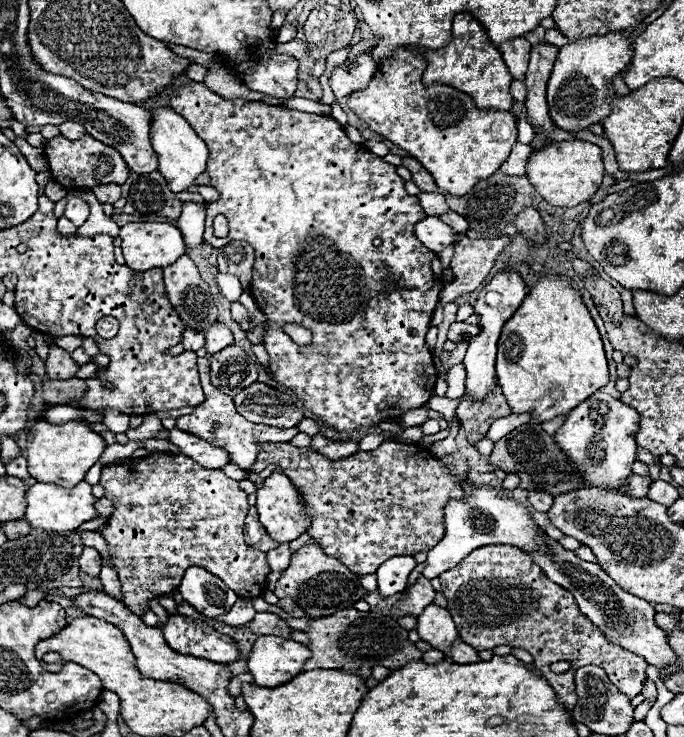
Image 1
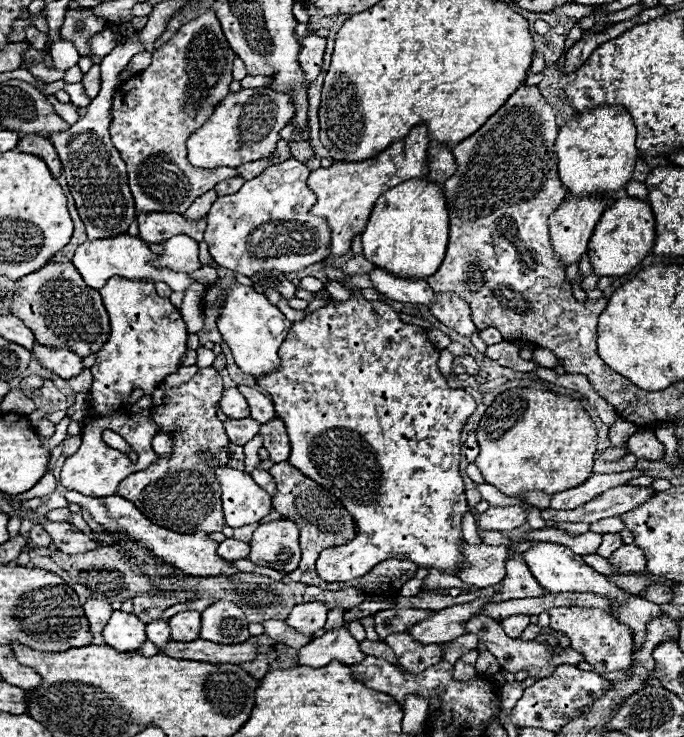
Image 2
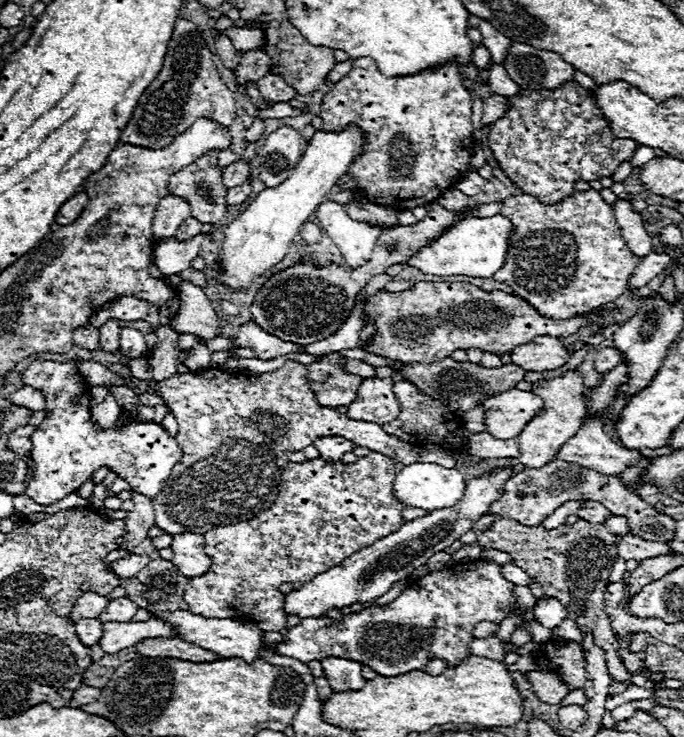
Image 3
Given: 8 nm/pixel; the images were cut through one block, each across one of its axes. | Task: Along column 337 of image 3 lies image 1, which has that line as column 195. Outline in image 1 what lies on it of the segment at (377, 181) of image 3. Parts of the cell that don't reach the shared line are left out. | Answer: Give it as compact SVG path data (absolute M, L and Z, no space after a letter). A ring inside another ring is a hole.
M190 82L188 86L178 88L170 98L172 110L180 114L196 132L198 136L208 144L210 158L206 164L206 172L210 174L210 186L214 186L220 192L220 200L214 204L208 204L206 210L206 232L204 240L210 242L214 248L222 248L222 242L226 240L244 240L256 250L256 264L252 272L250 282L250 294L254 296L258 308L266 314L262 344L268 350L270 364L268 372L270 376L290 388L302 406L312 412L318 420L322 420L326 426L334 428L336 432L360 432L374 428L382 424L384 420L402 418L408 410L422 408L432 396L434 396L434 384L436 384L436 366L432 362L432 352L424 342L424 336L430 328L432 314L438 304L438 294L444 286L442 280L442 264L440 258L424 248L416 236L412 236L412 224L416 220L424 218L424 210L420 208L420 202L416 196L410 196L404 190L404 180L396 174L396 168L386 164L380 156L374 156L364 144L354 144L344 134L342 126L332 120L330 116L320 114L308 114L300 110L288 110L284 106L268 106L262 102L248 102L248 100L224 100L222 96L210 92L202 82ZM216 214L224 214L230 222L230 232L226 238L216 238L212 232L212 220ZM380 238L380 246L372 246L372 240ZM284 324L302 324L312 330L312 344L310 346L298 346L292 342L292 338L282 330Z

